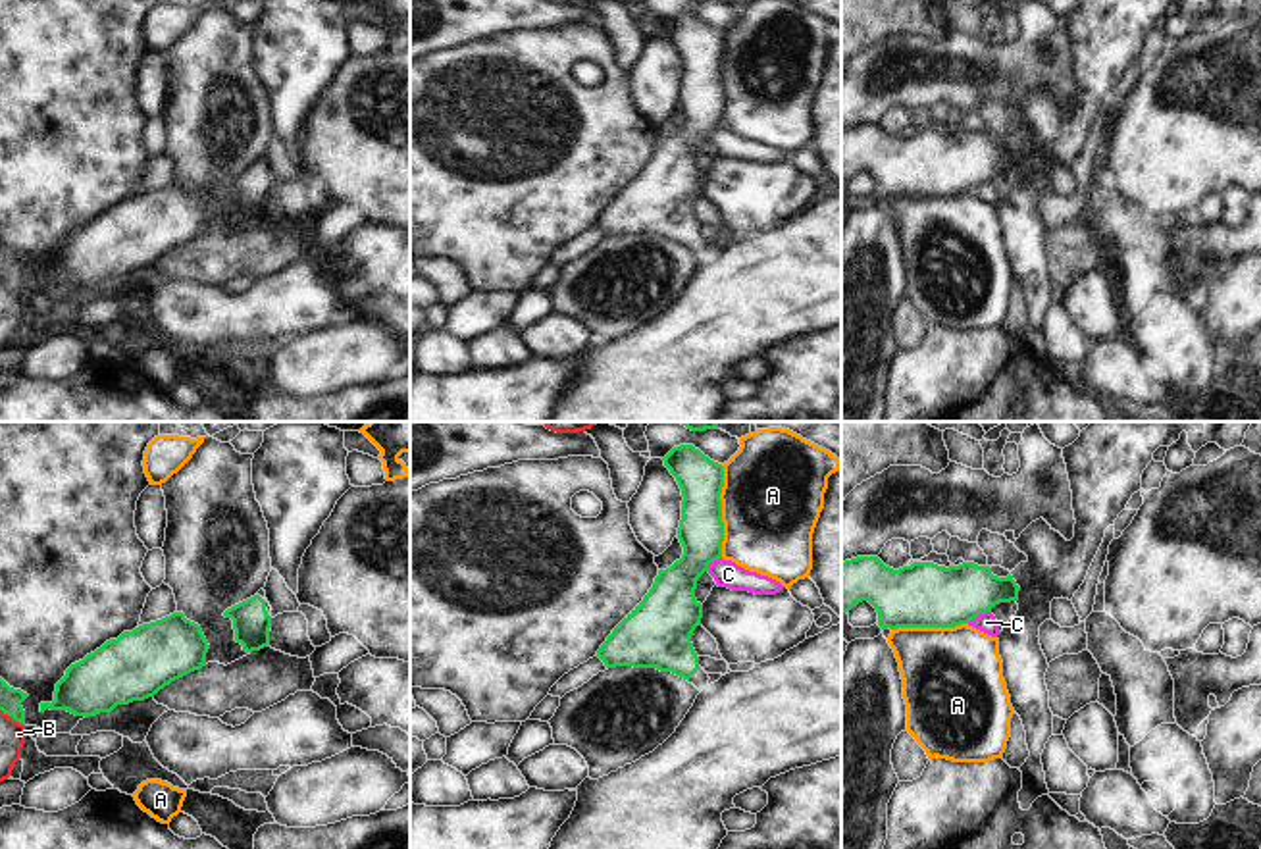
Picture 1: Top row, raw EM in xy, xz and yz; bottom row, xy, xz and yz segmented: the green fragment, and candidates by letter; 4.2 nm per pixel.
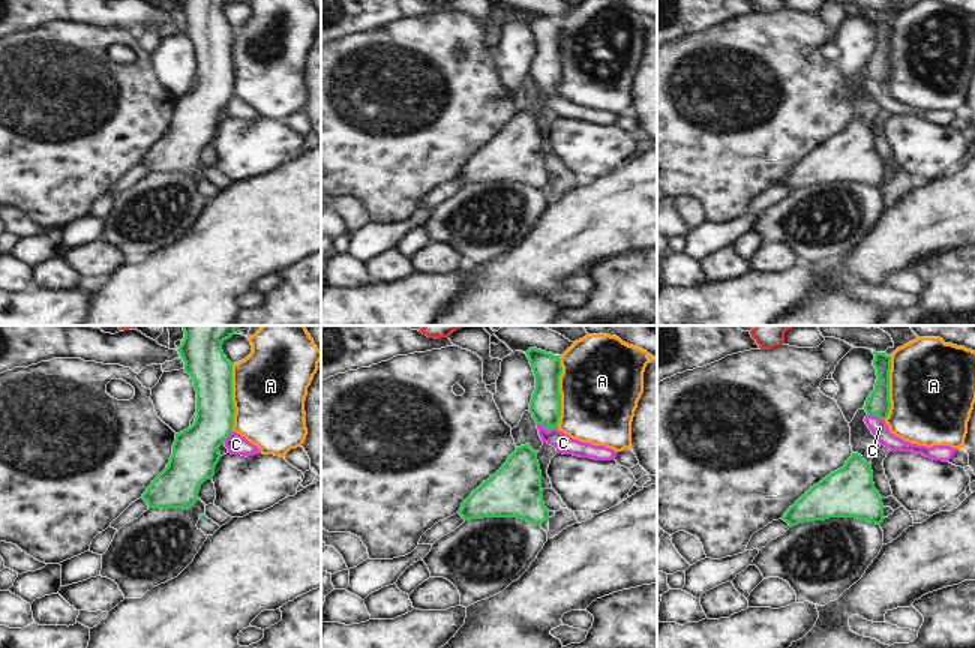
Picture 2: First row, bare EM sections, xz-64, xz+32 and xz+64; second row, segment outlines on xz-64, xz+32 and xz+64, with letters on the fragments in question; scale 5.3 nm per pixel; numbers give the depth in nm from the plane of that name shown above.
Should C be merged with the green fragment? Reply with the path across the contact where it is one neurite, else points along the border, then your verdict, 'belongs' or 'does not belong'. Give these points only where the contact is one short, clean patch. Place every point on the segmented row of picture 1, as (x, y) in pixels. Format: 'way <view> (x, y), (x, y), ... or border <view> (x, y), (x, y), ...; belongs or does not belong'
border yz (990, 611), (967, 622); does not belong

